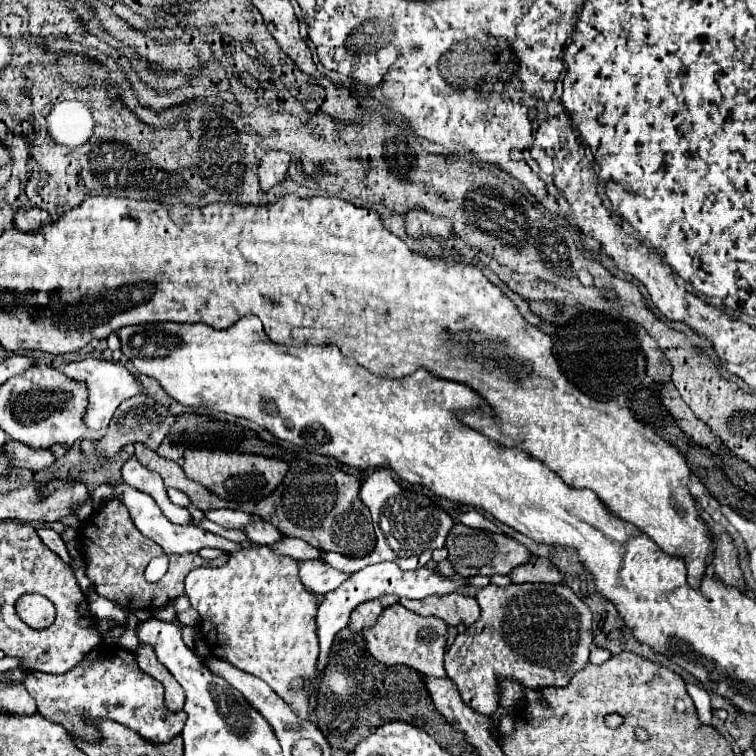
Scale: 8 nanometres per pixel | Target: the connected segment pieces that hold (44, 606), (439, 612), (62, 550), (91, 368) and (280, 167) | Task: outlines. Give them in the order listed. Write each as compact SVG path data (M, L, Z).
M22 595L16 603L16 613L33 629L45 629L55 620L56 610L52 601L42 595Z
M450 593L450 595L430 595L418 601L400 599L400 605L418 615L442 617L448 625L472 625L480 617L480 607L474 597Z
M42 527L42 529L38 529L38 535L42 537L42 541L44 541L66 565L72 563L72 557L70 557L70 553L68 553L66 543L64 543L64 539L62 539L60 533L56 533L56 531L50 529L50 527Z
M88 357L88 359L76 361L76 363L68 363L66 367L62 367L62 371L66 375L78 379L78 381L86 381L86 385L88 385L88 399L90 399L90 407L86 411L86 425L88 425L88 429L94 429L94 431L108 427L108 423L112 419L112 413L116 411L116 407L122 401L126 401L130 397L136 397L136 395L142 395L140 381L122 363Z
M266 153L262 157L260 163L260 187L262 191L270 191L272 187L280 185L282 181L286 181L286 173L288 173L288 163L290 163L290 155L288 153Z

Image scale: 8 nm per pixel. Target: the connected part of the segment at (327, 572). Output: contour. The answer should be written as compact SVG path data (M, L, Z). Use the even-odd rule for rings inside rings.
M300 559L296 563L300 569L300 581L314 595L324 595L326 591L332 591L334 587L338 587L348 577L348 573L332 569L330 565L322 563L320 559L314 559L314 561Z

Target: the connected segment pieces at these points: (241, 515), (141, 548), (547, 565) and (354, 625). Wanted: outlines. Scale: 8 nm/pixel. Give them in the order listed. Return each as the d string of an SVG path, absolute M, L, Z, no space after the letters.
M214 509L204 513L206 519L226 527L226 529L244 529L246 525L256 523L256 517L252 513L244 513L244 511L232 511L232 509Z
M106 503L102 511L92 513L92 517L86 521L82 529L82 545L84 545L86 575L94 583L96 593L120 605L122 609L132 609L132 611L138 611L138 609L152 611L168 605L178 595L184 595L184 579L192 569L198 569L204 565L222 567L226 563L226 557L220 557L216 561L206 561L196 553L174 555L170 557L168 573L158 583L148 583L144 579L144 569L152 557L160 557L164 555L164 551L134 527L130 513L126 511L126 507L122 507L122 503Z
M530 557L528 563L514 567L508 573L512 583L562 583L562 575L558 569L544 557Z
M384 595L384 597L378 597L378 599L372 599L372 601L366 601L366 603L358 605L358 607L352 611L352 615L350 615L348 629L350 629L352 633L362 635L362 631L368 629L368 627L372 627L372 625L378 621L380 613L382 613L388 605L394 605L394 603L398 603L398 597L396 597L396 595Z

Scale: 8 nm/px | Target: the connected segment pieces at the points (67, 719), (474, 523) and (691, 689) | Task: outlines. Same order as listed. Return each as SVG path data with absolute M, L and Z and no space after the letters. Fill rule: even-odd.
M112 645L94 647L74 669L62 675L48 675L30 671L24 679L26 691L34 697L38 713L62 725L70 735L86 739L88 743L100 743L102 733L96 721L116 721L136 731L142 739L152 743L168 743L182 733L186 713L172 713L164 705L164 687L160 681L144 673L132 651Z
M478 511L462 513L458 521L464 523L466 527L472 527L472 529L484 529L484 531L490 531L490 533L494 533L494 531L498 533L498 527L490 519L486 519L482 513L478 513Z
M688 685L688 695L692 697L694 705L696 705L696 711L698 711L698 717L704 725L712 725L712 707L710 707L710 697L706 693L706 689L698 687L698 685Z

